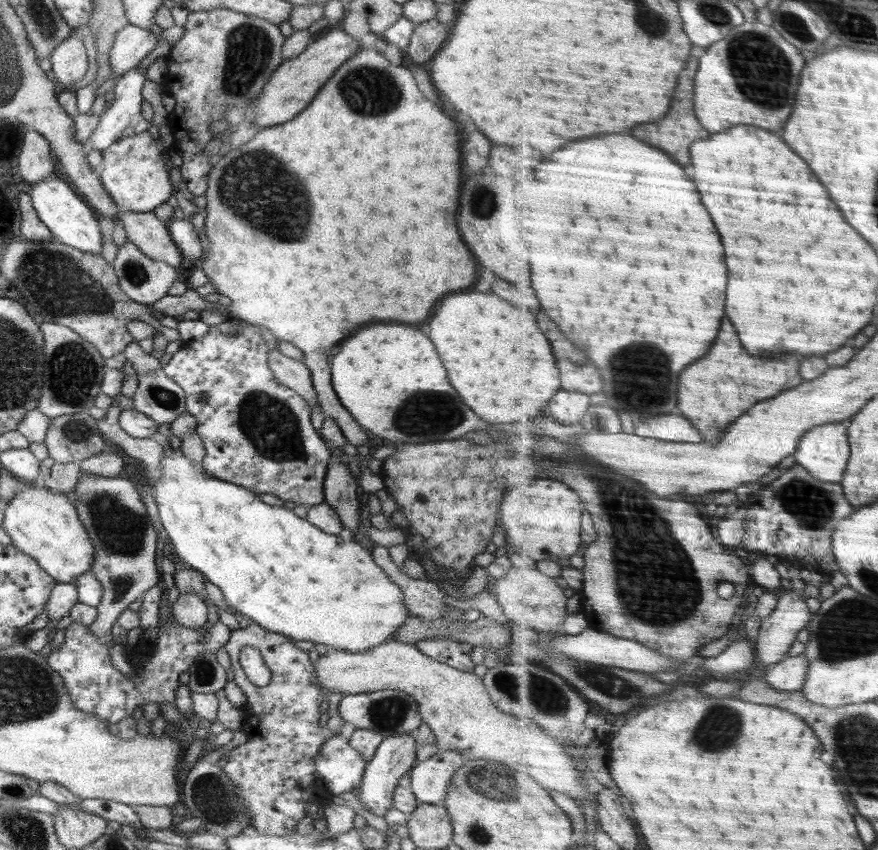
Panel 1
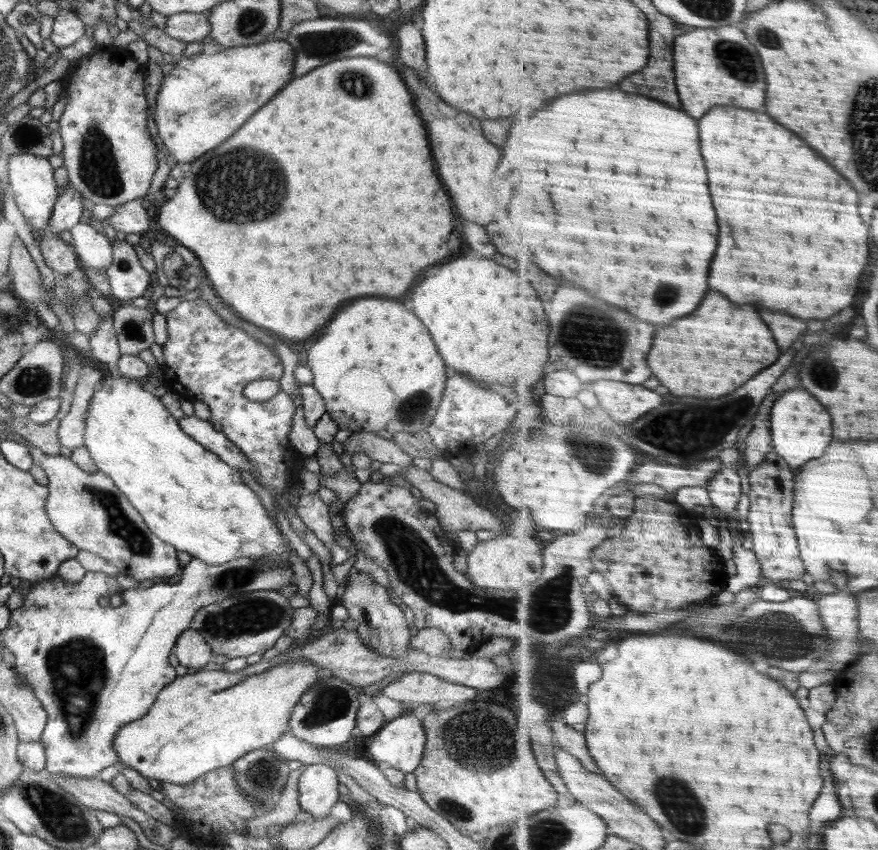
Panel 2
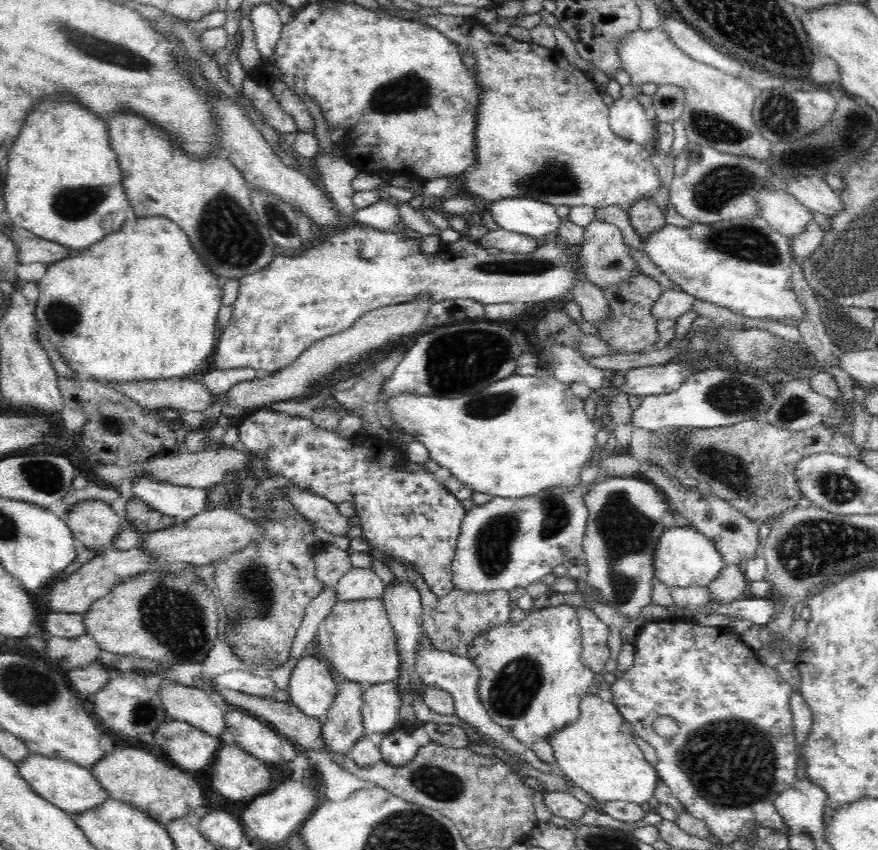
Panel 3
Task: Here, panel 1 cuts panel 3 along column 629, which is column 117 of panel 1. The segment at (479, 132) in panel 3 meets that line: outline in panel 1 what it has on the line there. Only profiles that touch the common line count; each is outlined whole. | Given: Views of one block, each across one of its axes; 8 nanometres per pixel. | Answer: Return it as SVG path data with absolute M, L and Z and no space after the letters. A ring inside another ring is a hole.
M149 131L134 133L120 141L113 142L102 152L98 176L112 203L120 211L136 213L153 212L165 204L175 189L175 176L165 167L161 158L160 142Z

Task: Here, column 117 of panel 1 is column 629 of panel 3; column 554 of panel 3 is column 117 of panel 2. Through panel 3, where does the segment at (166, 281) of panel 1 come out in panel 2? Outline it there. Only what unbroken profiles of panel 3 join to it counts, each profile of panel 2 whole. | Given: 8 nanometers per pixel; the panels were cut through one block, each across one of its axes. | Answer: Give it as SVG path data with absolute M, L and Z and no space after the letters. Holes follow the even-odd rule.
M121 239L112 244L112 252L114 258L106 269L112 296L118 300L142 301L151 280L140 264L134 245L130 246Z

